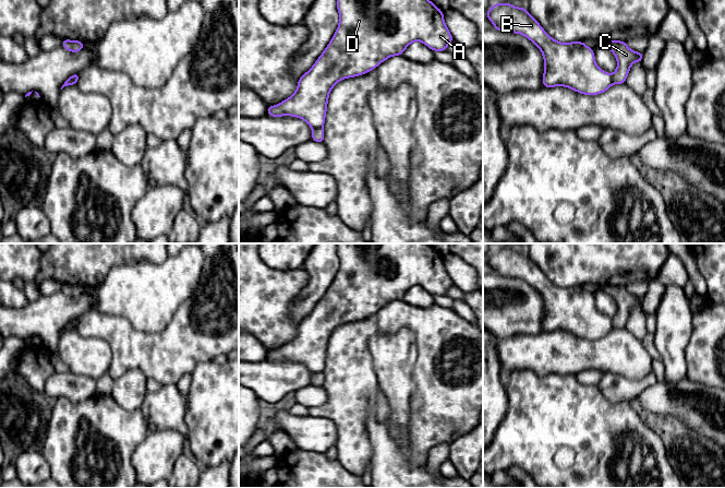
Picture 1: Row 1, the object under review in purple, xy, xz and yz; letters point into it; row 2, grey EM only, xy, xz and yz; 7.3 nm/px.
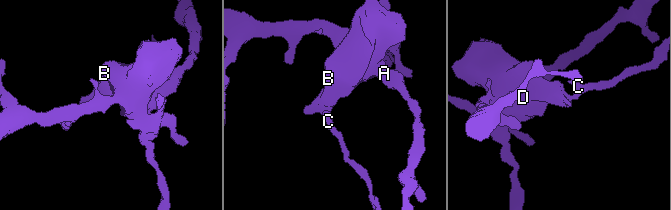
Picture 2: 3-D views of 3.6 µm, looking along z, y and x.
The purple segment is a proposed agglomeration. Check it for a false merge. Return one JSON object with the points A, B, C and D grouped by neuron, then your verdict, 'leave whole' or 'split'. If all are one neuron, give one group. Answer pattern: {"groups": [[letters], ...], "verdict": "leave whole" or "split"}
{"groups": [["A", "B", "D"], ["C"]], "verdict": "split"}

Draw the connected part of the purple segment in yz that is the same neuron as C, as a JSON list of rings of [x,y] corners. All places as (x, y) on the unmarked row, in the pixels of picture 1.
[[[605,285],[601,288],[611,295],[617,303],[617,313],[612,319],[613,329],[625,328],[631,309],[633,307],[642,307],[643,297],[631,295],[626,286]]]

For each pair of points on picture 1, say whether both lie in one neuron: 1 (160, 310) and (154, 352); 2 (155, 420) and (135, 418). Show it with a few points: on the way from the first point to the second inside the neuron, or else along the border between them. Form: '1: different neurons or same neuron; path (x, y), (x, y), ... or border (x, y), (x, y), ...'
1: different neurons; border (174, 313), (156, 332), (132, 326)
2: different neurons; border (140, 408), (149, 430)

